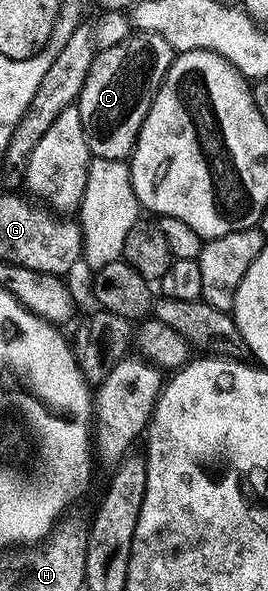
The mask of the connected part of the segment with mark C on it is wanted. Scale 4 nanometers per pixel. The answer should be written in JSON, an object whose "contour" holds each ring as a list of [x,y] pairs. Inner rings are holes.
{"contour":[[[143,31],[129,35],[125,41],[114,47],[100,49],[97,52],[94,63],[90,67],[90,75],[86,75],[78,98],[82,115],[82,131],[86,131],[88,151],[93,158],[101,157],[118,161],[131,158],[142,123],[150,111],[152,100],[156,98],[156,92],[160,90],[160,84],[164,82],[164,77],[168,74],[173,60],[174,51],[170,43],[166,43],[166,39],[162,39],[157,33]]]}

